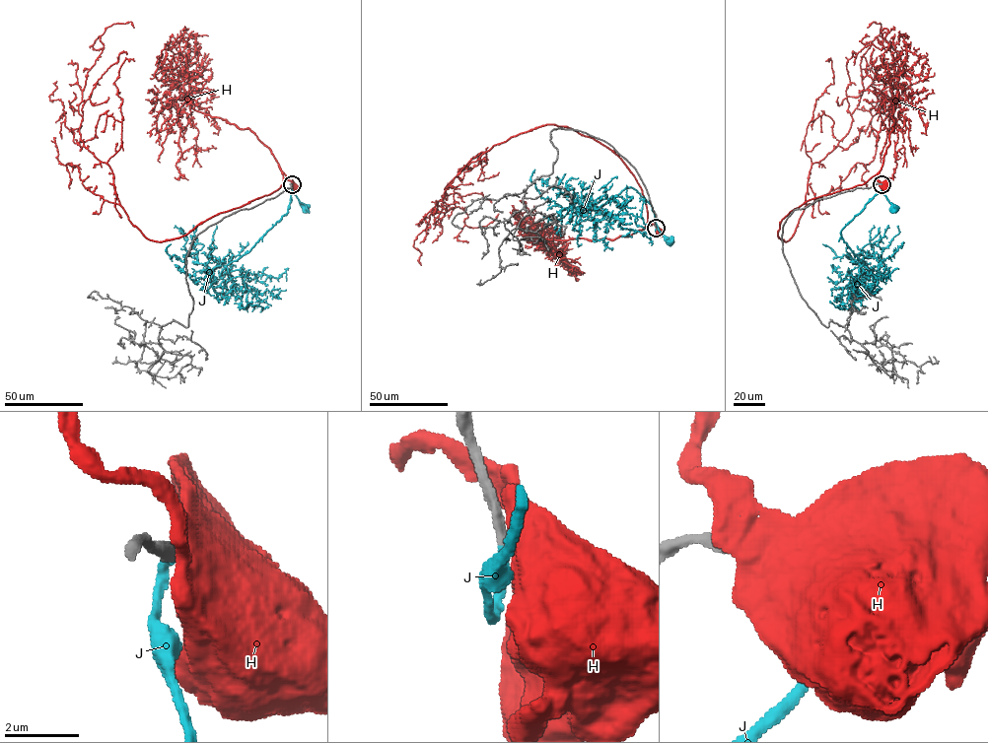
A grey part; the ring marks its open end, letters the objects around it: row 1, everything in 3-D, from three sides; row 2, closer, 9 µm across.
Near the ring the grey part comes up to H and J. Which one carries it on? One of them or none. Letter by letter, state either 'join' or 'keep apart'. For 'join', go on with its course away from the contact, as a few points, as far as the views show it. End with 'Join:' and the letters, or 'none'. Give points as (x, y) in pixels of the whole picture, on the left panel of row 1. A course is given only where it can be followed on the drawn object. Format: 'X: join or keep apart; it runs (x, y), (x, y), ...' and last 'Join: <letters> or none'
H: keep apart
J: join; it runs (292, 184), (293, 192), (306, 208)
Join: J

